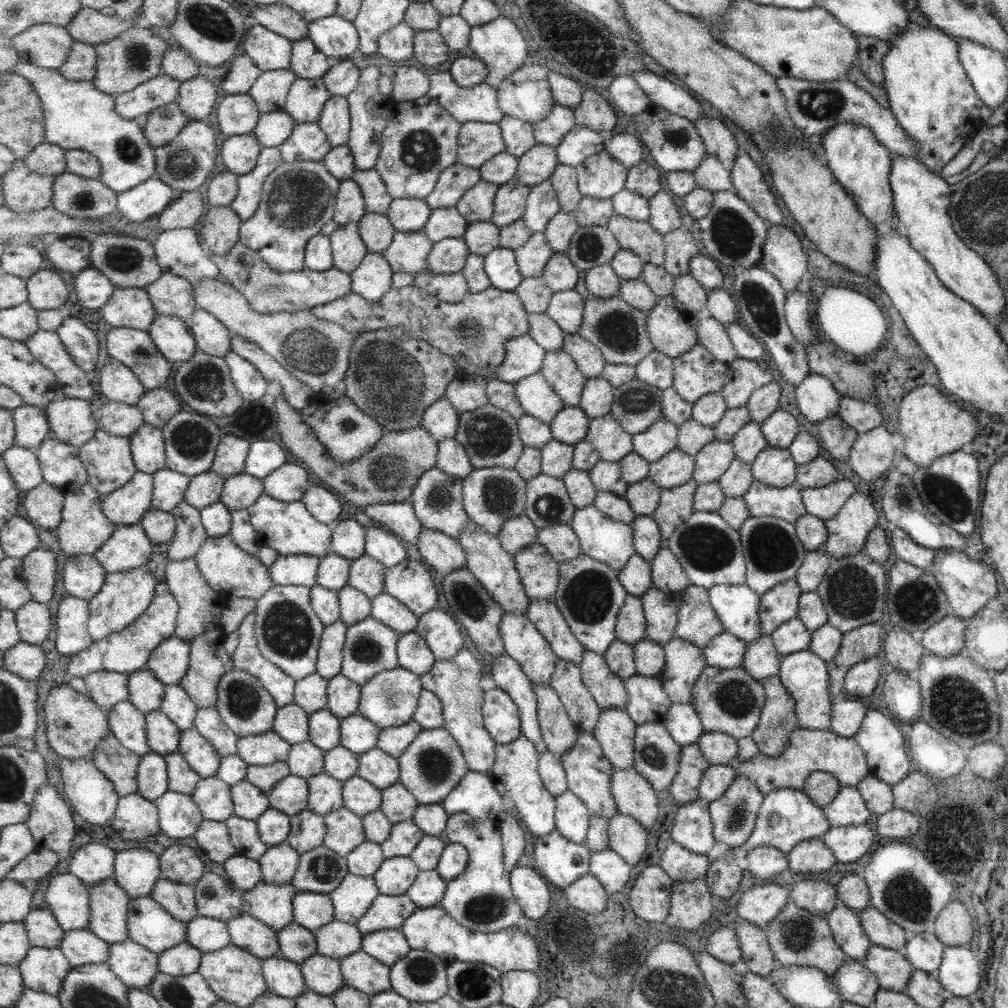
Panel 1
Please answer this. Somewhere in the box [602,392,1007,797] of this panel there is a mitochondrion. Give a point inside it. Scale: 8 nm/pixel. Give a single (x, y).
(959, 706)

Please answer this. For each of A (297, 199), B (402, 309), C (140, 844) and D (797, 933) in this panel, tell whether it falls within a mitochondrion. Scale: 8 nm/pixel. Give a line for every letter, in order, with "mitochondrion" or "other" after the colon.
A: mitochondrion
B: other
C: other
D: mitochondrion

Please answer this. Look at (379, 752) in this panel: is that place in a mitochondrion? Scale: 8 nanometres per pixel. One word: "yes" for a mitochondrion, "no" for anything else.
no

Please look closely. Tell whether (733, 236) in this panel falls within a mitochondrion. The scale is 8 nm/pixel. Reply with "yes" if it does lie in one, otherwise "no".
yes

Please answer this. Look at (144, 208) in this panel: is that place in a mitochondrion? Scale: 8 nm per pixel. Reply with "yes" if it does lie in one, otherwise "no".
no

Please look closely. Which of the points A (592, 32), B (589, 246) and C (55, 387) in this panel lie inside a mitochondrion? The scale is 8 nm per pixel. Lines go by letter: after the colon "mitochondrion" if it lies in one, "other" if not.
A: other
B: mitochondrion
C: other

